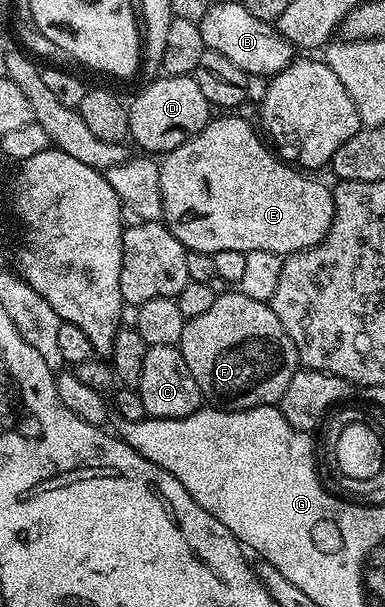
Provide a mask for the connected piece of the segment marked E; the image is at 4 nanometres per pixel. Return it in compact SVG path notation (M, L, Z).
M223 114L220 120L219 117L213 118L197 135L162 157L159 164L162 223L166 224L167 229L182 242L188 252L214 254L221 250L241 250L246 253L269 250L286 257L292 252L300 252L302 248L317 246L333 222L335 197L332 189L314 180L311 177L314 175L304 175L298 167L280 159L264 143L260 133L251 129L249 121L235 115L239 114Z

